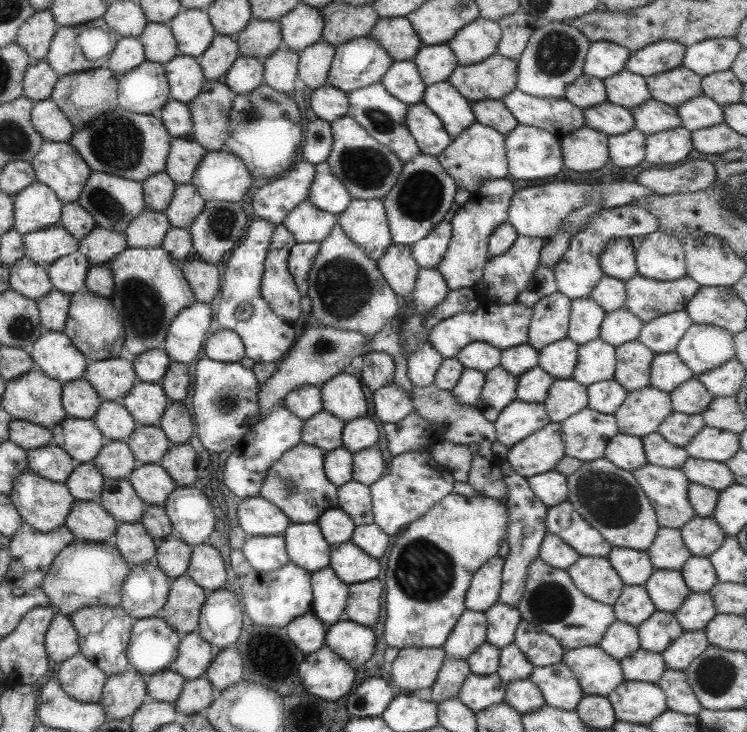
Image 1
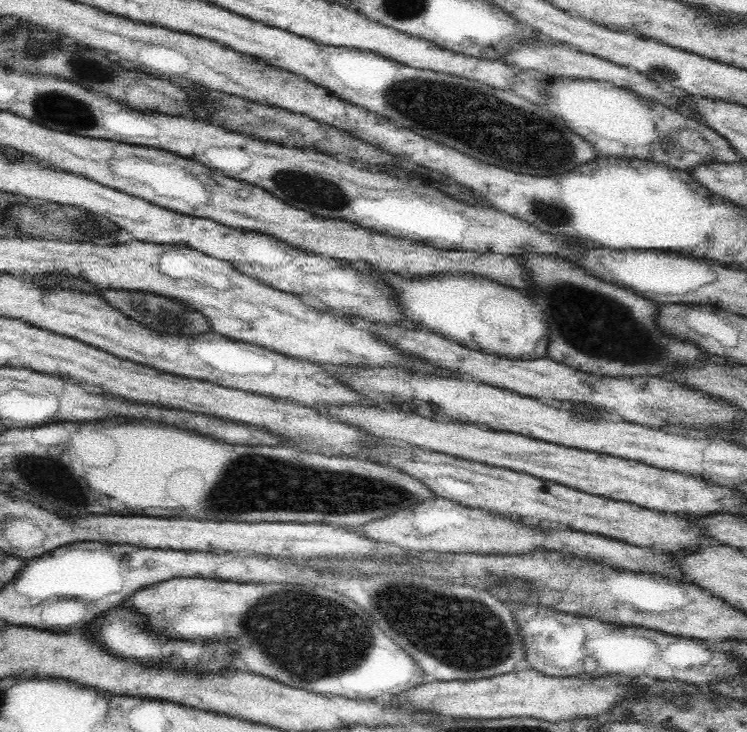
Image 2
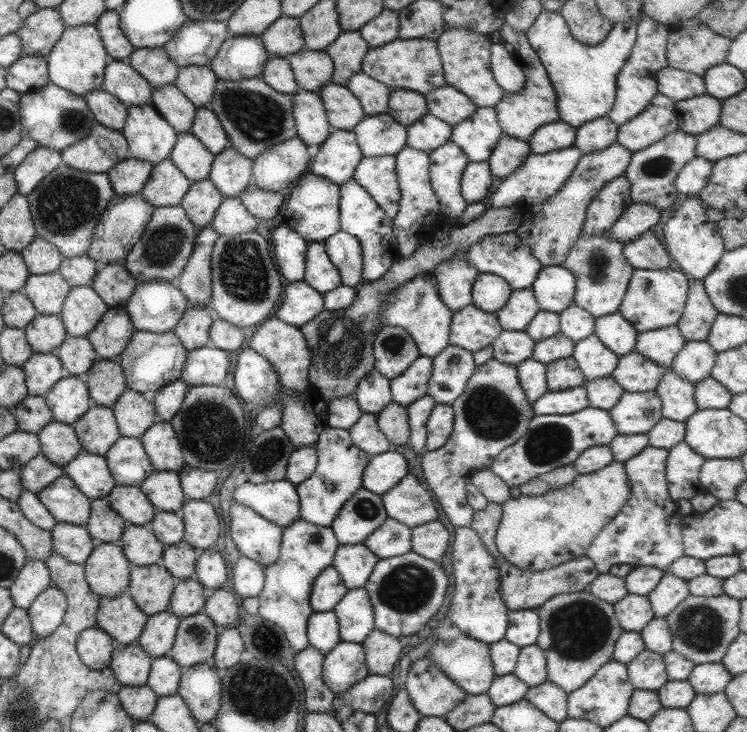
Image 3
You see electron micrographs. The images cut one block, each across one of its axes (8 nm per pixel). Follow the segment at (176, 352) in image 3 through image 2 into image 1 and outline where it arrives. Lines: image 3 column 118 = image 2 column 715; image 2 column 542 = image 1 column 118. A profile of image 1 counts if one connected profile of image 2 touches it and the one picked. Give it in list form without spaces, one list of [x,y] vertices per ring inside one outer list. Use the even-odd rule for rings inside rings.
[[[129,248],[117,254],[107,266],[113,281],[113,292],[109,296],[110,303],[119,311],[123,324],[122,348],[127,349],[132,355],[140,355],[154,348],[163,349],[164,338],[176,314],[195,302],[194,294],[180,271],[180,264],[173,261],[169,253],[161,248]]]

